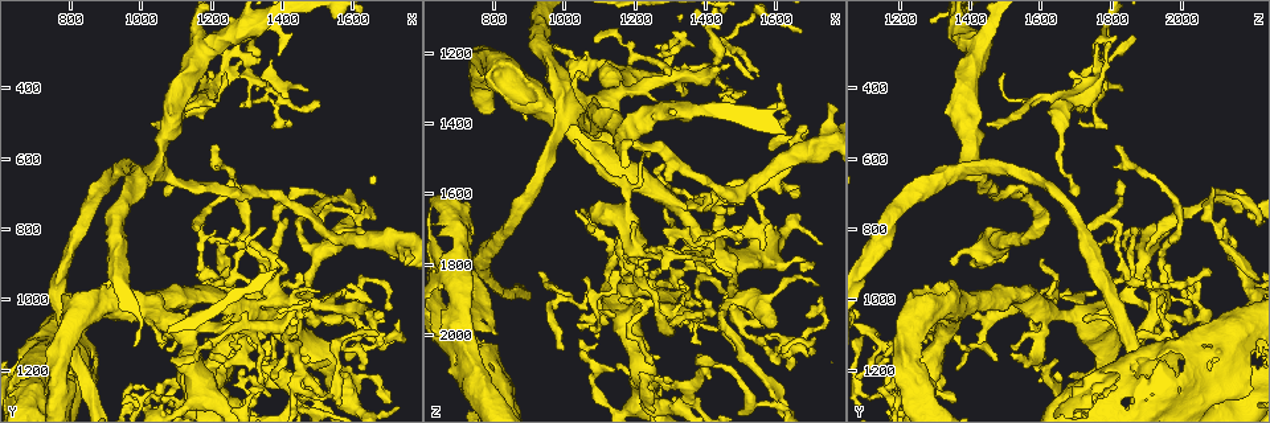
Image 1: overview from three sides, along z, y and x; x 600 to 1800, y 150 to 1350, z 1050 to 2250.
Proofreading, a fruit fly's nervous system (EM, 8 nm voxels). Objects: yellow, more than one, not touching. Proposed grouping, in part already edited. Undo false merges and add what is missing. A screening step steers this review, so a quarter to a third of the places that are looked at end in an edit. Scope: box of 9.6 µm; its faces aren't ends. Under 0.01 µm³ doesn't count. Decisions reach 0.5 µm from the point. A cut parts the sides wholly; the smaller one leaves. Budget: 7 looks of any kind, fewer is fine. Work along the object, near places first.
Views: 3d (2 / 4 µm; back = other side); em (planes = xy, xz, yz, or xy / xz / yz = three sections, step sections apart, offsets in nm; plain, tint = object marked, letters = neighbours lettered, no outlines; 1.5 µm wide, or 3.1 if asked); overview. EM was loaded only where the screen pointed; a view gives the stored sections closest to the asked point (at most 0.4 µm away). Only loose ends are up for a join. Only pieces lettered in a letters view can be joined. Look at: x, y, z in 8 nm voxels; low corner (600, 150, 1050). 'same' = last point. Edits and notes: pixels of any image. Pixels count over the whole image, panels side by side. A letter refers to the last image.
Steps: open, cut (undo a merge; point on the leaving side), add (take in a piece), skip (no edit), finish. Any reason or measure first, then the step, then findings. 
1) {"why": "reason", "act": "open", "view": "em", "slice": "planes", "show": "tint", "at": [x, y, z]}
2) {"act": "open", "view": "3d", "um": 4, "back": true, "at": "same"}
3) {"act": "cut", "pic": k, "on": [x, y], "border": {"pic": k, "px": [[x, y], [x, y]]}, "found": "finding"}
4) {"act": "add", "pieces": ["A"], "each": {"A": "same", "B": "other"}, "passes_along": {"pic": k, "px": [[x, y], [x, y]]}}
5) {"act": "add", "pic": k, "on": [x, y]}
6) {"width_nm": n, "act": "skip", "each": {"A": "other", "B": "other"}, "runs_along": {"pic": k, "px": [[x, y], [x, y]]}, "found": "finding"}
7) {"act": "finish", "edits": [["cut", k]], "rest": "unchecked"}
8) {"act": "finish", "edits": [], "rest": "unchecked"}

{"why": "abrupt turn", "act": "open", "view": "em", "slice": "xz", "step": 8, "show": "letters", "at": [1650, 1220, 1790]}

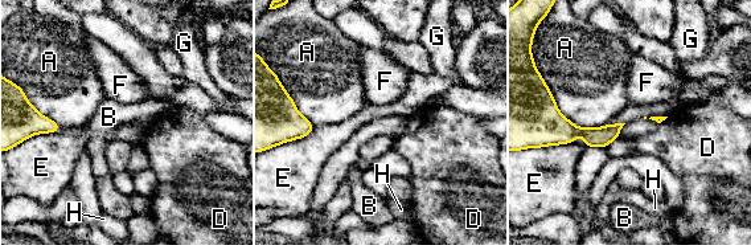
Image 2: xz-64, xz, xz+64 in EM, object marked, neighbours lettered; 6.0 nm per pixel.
{"act": "skip", "each": {"A": "other", "B": "other", "D": "other", "E": "other", "F": "other", "G": "other", "H": "other"}, "border": {"pic": 2, "px": [[549, 88], [577, 126], [607, 125]]}, "found": "continuous, no second neuron"}

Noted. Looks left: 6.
{"act": "open", "view": "em", "slice": "planes", "show": "letters", "at": [1630, 1130, 1440]}

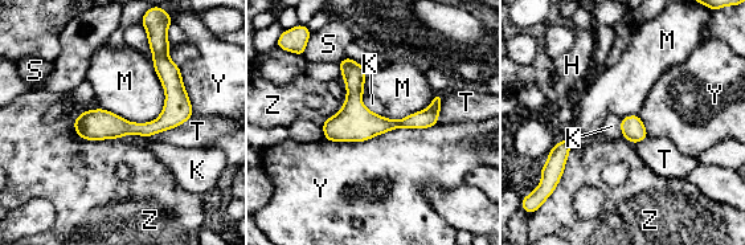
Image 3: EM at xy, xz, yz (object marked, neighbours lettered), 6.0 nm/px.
{"act": "skip", "each": {"H": "other", "K": "other", "M": "other", "S": "other", "T": "other", "Y": "other", "Z": "other"}, "runs_along": {"pic": 3, "px": [[438, 99], [418, 121], [327, 135]]}, "found": "continuous, no second neuron"}

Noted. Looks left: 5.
{"why": "sharp bend", "act": "open", "view": "3d", "um": 4, "at": [1300, 1150, 1600]}

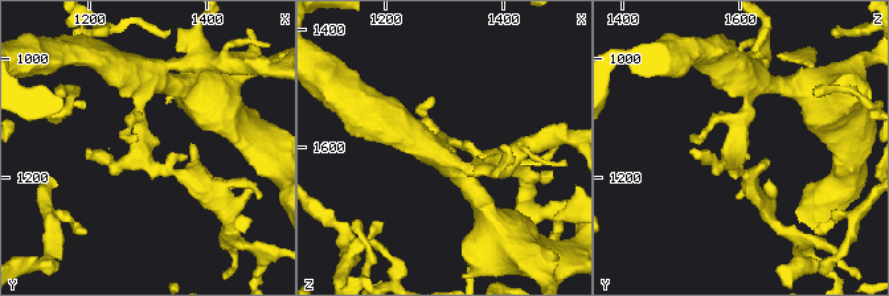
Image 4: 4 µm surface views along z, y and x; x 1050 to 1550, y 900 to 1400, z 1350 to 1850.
{"act": "open", "view": "em", "slice": "xy", "step": 8, "show": "letters", "at": [1295, 1155, 1595]}

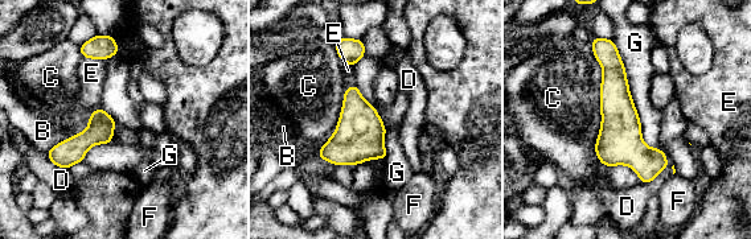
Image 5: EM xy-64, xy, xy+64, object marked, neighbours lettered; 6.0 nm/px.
{"act": "skip", "each": {"B": "other", "C": "other", "D": "other", "E": "other", "F": "other", "G": "other"}, "border": {"pic": 5, "px": [[612, 38], [640, 136], [657, 148]]}, "found": "continuous, no second neuron"}

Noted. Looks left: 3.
{"act": "finish", "edits": [], "rest": "unchecked"}

